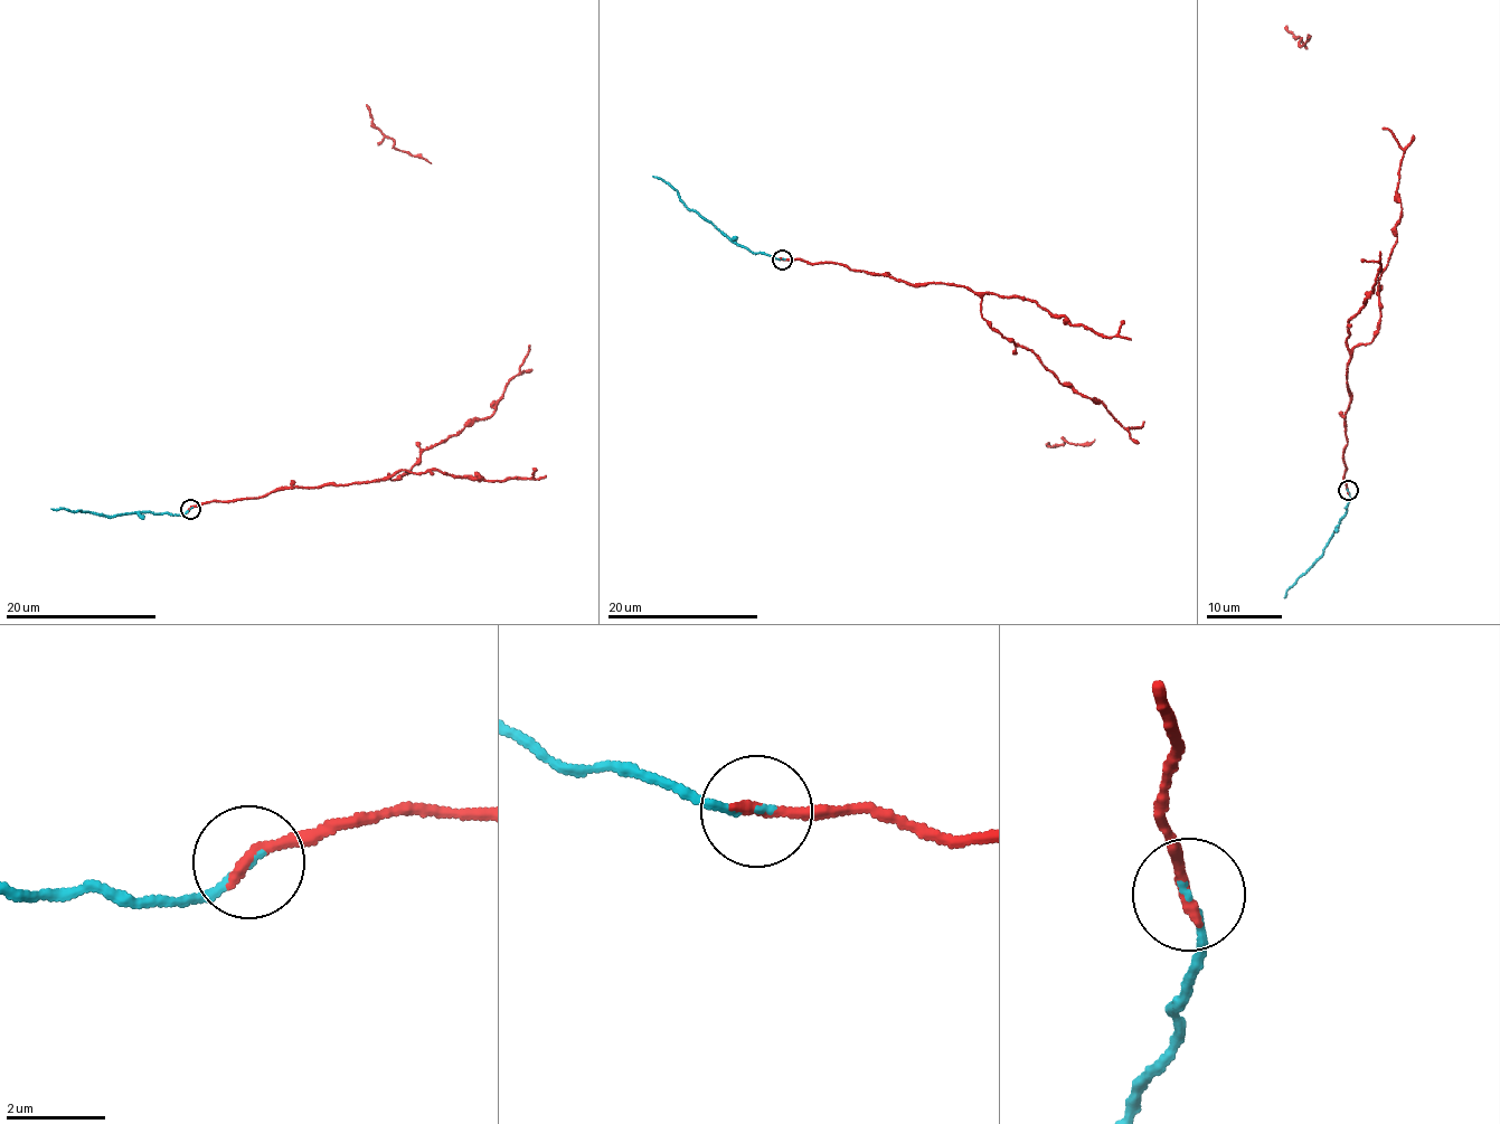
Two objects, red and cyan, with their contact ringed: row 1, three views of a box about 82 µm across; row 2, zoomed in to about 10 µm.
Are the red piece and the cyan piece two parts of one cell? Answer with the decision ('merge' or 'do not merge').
merge

